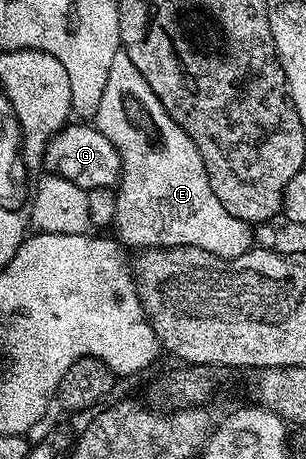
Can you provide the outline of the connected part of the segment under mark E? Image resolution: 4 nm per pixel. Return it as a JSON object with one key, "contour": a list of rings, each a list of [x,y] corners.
{"contour":[[[120,50],[112,58],[108,86],[92,123],[116,146],[122,159],[112,232],[123,245],[132,244],[136,250],[196,246],[225,260],[240,258],[255,247],[253,227],[220,206],[196,142],[170,117],[126,52]]]}

